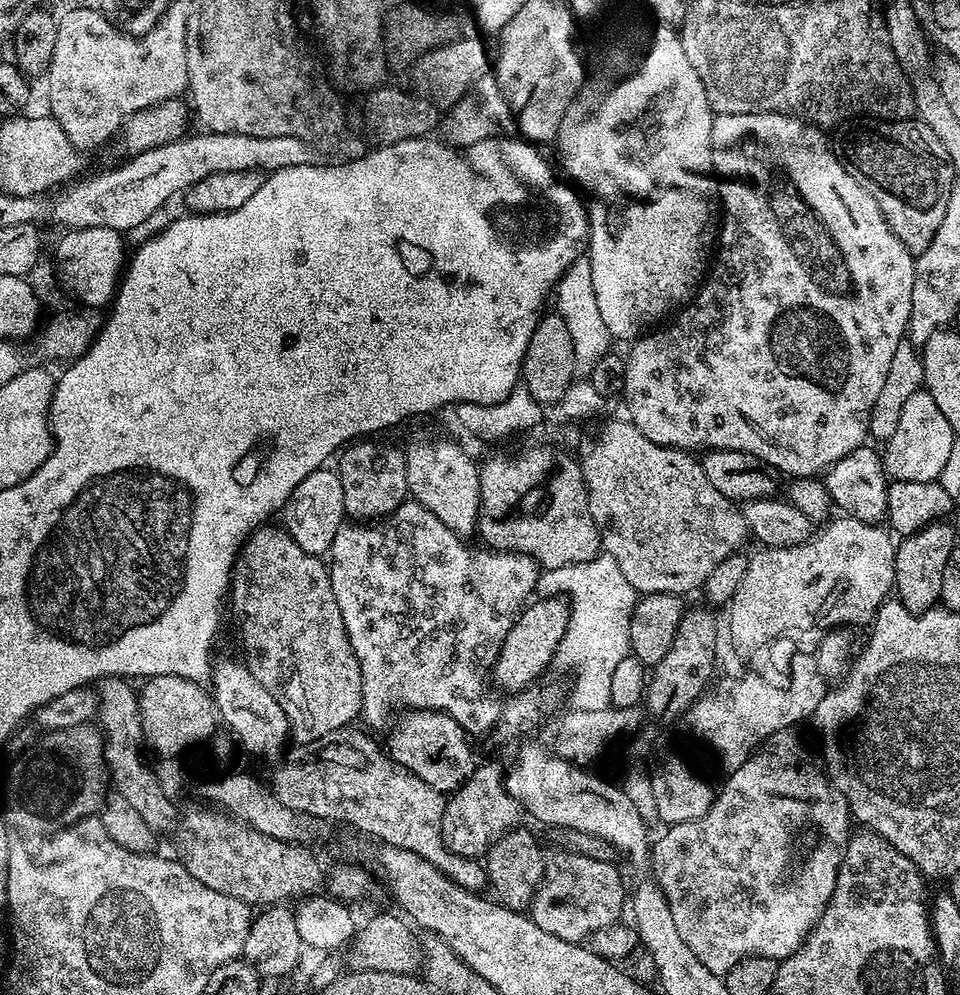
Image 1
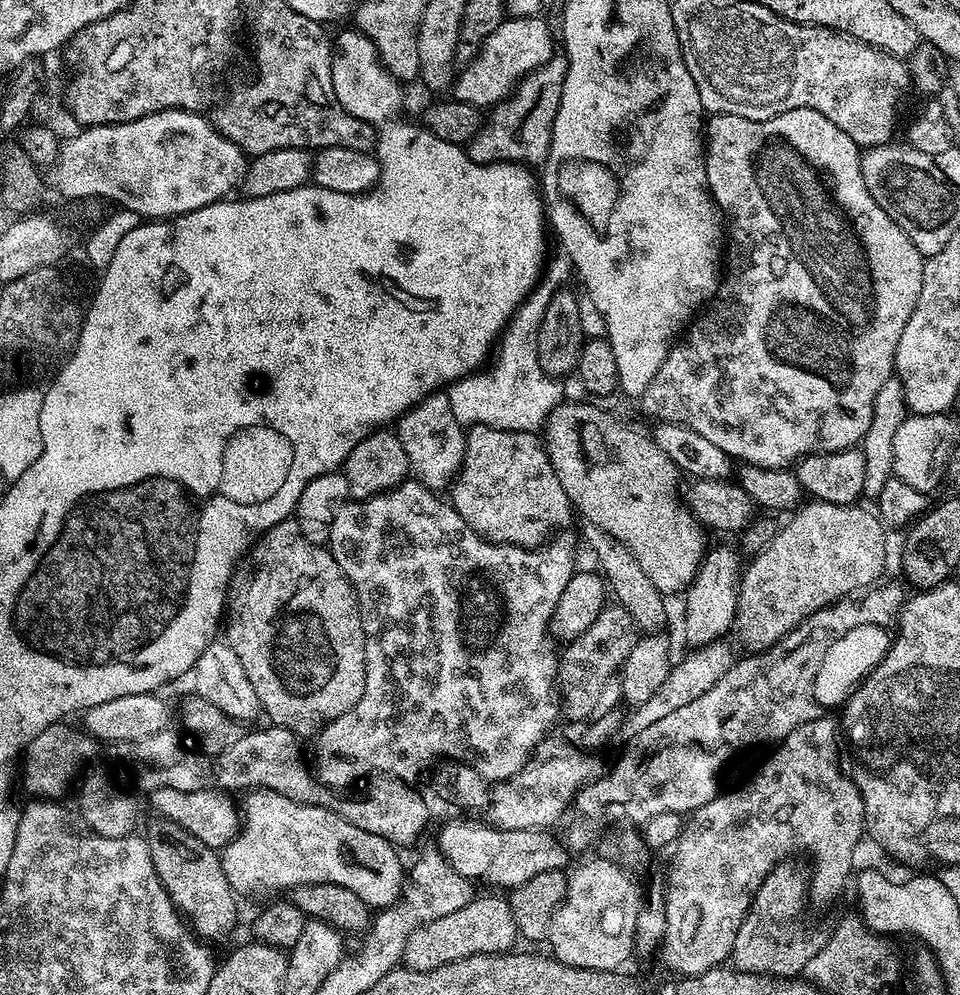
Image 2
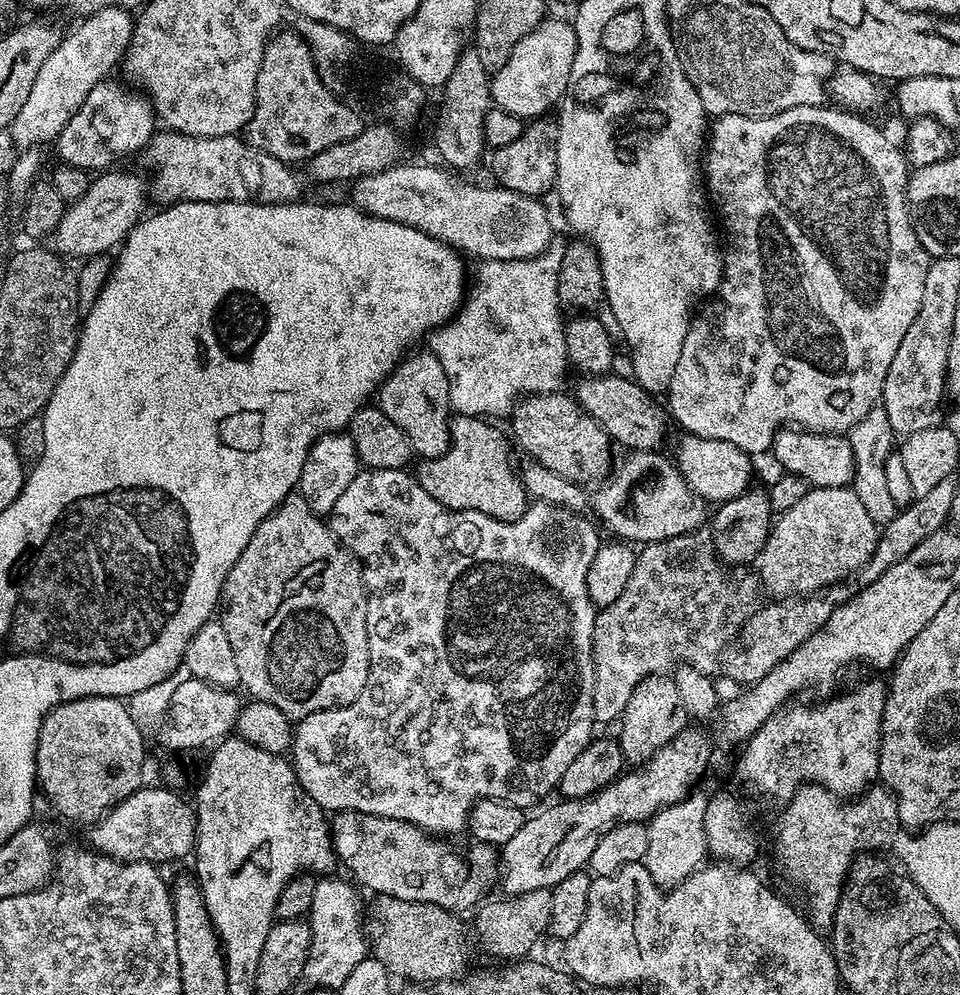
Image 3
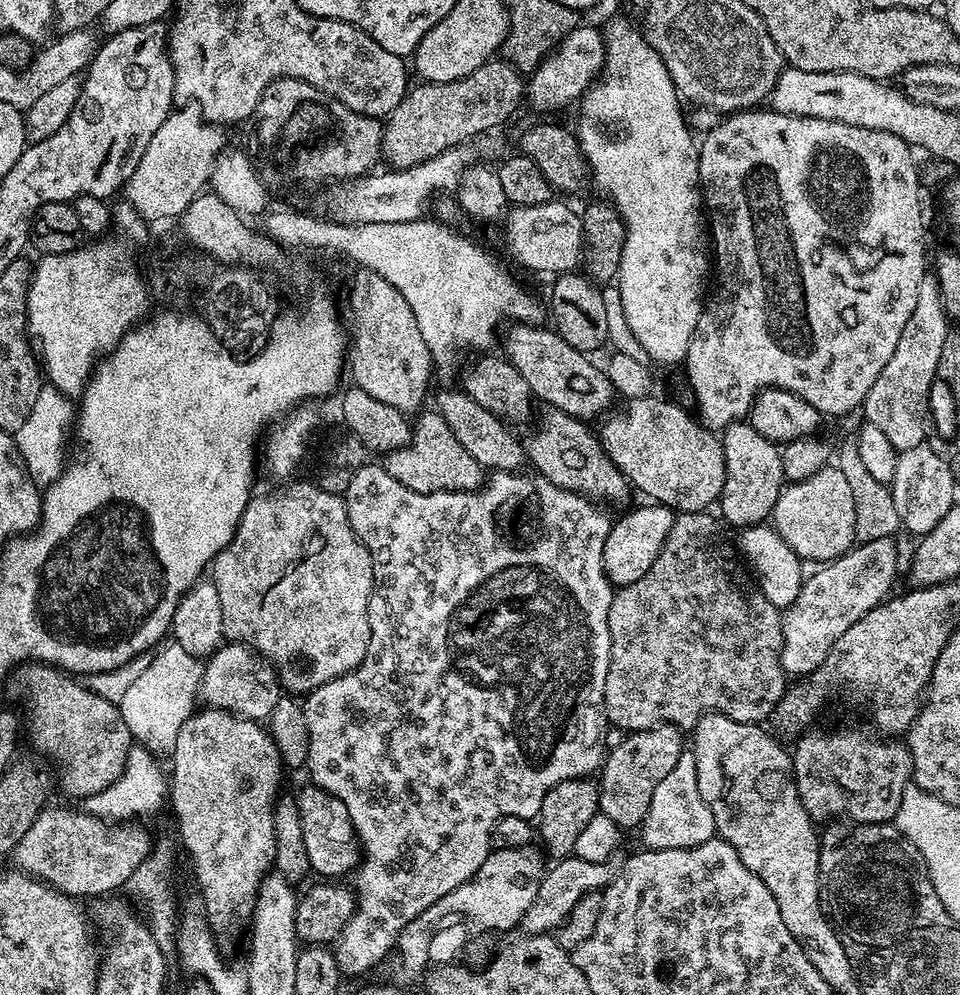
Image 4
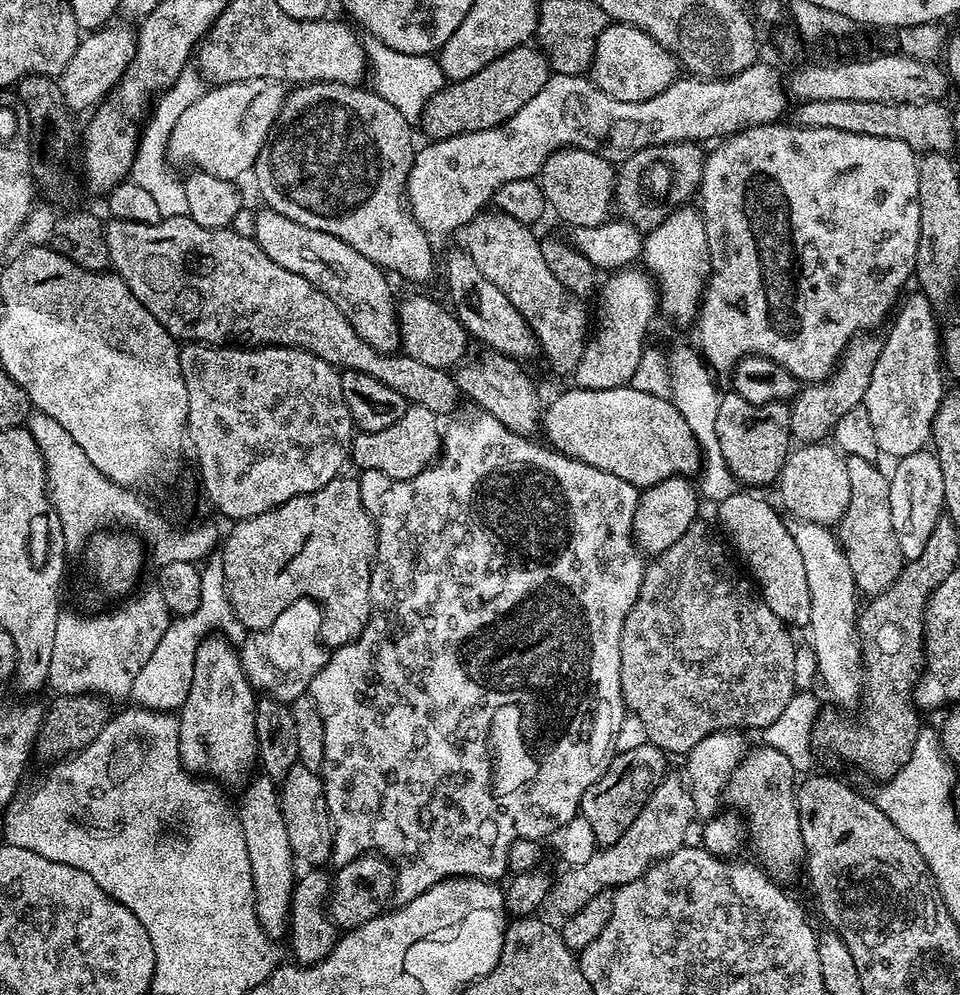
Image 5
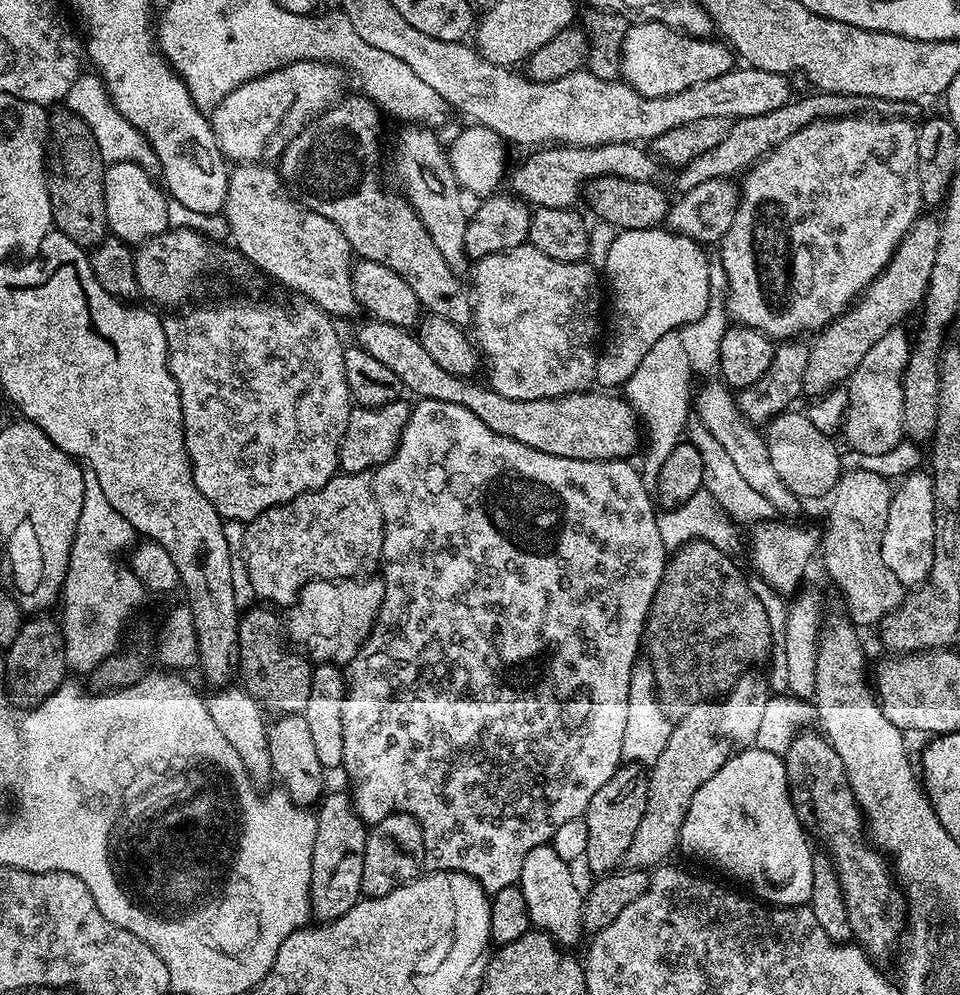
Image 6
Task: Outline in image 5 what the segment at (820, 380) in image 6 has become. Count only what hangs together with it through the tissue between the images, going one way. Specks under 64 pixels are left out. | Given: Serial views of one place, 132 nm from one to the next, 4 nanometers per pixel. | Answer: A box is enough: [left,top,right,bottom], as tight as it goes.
[790,334,883,444]

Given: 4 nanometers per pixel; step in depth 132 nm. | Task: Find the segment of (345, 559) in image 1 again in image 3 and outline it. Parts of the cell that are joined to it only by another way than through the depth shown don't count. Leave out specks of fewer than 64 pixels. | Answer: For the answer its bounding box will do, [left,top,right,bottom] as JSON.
[290,468,602,837]

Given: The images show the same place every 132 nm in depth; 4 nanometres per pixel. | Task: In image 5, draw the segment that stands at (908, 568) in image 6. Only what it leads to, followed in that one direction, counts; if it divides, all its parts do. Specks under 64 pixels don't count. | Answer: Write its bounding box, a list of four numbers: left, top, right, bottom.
[890,450,944,561]

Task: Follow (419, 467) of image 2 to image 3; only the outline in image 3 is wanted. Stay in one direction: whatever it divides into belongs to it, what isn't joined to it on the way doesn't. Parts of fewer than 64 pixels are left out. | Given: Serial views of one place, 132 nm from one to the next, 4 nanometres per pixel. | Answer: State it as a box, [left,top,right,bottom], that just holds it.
[378,350,450,460]

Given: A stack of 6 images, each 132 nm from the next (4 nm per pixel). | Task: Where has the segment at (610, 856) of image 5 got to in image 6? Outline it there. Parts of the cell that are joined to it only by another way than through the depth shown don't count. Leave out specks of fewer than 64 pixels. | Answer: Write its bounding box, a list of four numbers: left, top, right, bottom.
[624,706,730,869]

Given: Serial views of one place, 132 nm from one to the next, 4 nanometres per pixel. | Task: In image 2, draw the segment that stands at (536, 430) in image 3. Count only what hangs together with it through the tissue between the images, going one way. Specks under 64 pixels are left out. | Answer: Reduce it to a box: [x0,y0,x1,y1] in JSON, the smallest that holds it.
[542,402,710,594]

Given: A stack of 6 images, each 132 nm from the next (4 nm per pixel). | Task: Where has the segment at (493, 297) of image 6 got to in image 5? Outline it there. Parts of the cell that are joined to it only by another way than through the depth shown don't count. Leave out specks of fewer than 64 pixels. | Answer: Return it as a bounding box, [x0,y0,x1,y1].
[466,210,590,374]

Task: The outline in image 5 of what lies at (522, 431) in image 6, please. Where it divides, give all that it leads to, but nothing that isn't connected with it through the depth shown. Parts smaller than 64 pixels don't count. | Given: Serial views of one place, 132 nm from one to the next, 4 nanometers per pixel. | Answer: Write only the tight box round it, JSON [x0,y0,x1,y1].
[542,386,701,490]

